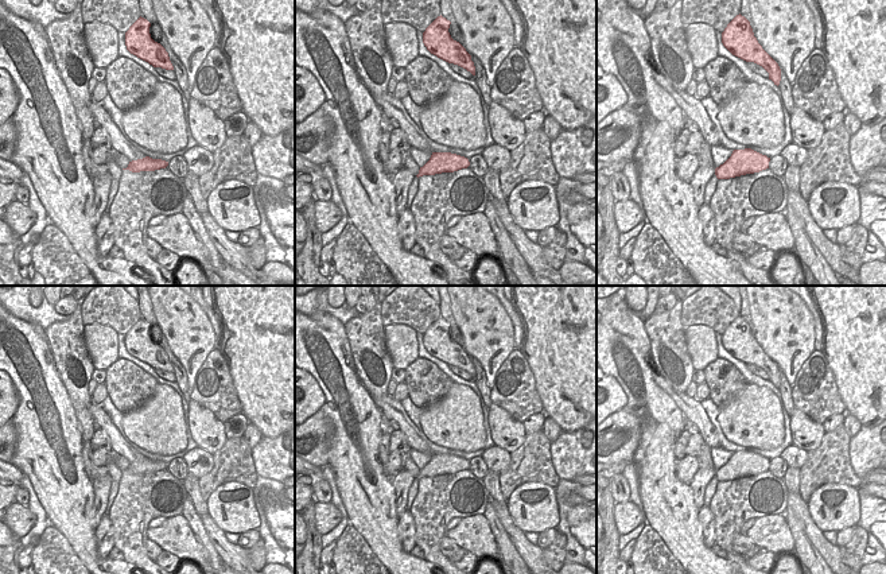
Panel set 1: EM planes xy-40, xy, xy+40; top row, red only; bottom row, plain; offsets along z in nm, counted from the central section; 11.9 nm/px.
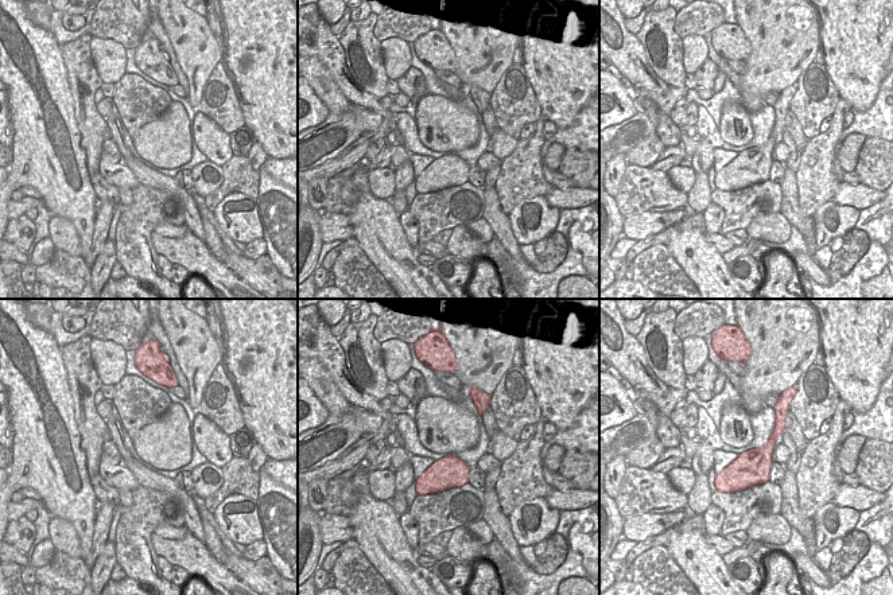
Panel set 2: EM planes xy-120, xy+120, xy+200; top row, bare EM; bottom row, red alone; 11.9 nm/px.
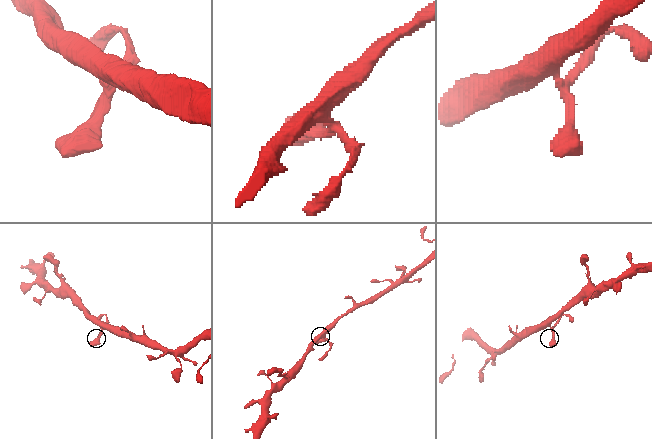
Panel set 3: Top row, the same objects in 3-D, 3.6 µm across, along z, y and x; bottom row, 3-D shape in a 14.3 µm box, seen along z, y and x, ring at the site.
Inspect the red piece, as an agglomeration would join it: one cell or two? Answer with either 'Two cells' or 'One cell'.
One cell

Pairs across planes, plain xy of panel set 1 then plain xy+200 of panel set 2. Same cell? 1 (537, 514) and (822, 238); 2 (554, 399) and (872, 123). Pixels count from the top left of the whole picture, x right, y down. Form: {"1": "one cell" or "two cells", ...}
{"1": "one cell", "2": "two cells"}

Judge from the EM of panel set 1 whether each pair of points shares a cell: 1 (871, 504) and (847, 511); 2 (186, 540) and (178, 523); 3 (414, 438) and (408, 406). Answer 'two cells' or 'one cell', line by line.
1: two cells
2: one cell
3: two cells

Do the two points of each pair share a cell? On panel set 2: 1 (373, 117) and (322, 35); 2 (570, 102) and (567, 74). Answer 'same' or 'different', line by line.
1: different
2: same

